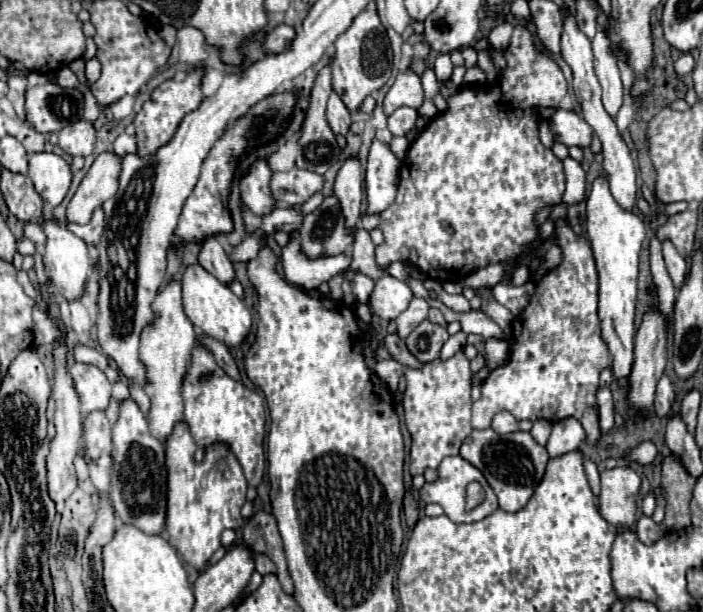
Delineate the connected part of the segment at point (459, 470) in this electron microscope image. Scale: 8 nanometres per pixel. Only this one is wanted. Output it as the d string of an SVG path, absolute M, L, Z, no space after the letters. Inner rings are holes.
M452 455L452 457L442 459L442 463L440 463L438 469L436 469L436 473L438 473L436 481L424 483L424 487L418 491L418 493L420 493L420 499L422 499L424 503L438 503L438 505L442 505L444 513L446 513L454 523L474 523L474 521L480 521L480 519L484 519L486 515L490 515L492 511L498 509L498 499L496 499L492 487L488 485L488 481L484 479L482 471L476 469L476 467L474 467L472 463L468 463L466 459L462 459L460 455ZM470 481L480 481L480 483L484 485L486 499L484 499L484 503L478 505L476 509L466 511L466 485L468 485Z

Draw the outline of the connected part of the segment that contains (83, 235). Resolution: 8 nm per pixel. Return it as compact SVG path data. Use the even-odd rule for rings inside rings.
M96 209L90 223L86 225L76 225L76 223L68 223L68 229L80 237L86 245L98 245L100 243L100 235L104 231L104 215L102 209Z

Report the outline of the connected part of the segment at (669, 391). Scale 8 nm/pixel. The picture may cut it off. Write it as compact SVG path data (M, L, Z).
M664 375L658 381L658 387L656 387L656 399L654 399L656 415L658 417L668 417L670 409L672 409L672 403L674 403L674 389L672 389L670 379Z

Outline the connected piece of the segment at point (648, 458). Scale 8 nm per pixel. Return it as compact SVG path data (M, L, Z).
M647 441L640 443L628 454L630 460L637 461L642 465L649 465L657 455L657 448L653 442Z

